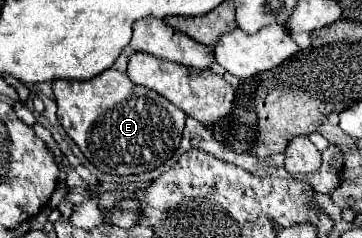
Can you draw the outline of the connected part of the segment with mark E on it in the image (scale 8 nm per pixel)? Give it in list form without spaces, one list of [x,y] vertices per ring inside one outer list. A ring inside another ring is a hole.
[[[106,69],[88,81],[54,81],[58,121],[86,159],[104,173],[132,175],[160,167],[180,145],[186,113],[152,89],[138,87],[126,73]]]

